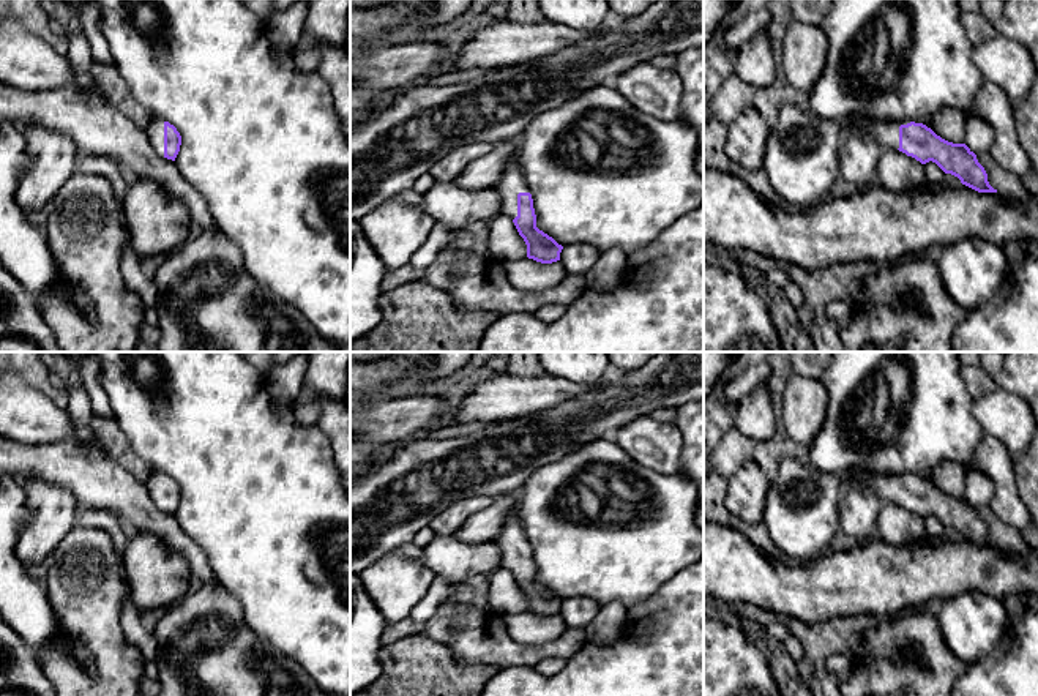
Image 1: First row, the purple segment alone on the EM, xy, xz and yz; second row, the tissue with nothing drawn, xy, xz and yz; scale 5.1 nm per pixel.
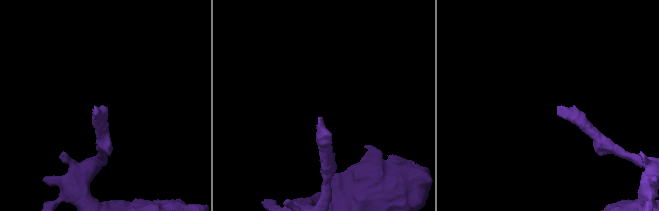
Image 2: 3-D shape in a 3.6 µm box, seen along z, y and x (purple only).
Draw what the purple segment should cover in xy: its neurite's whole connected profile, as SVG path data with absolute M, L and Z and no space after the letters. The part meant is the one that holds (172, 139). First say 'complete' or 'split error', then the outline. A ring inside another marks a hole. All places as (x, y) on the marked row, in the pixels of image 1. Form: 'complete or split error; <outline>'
split error; M153 115L150 117L145 133L148 136L153 150L159 156L175 161L180 152L181 136L174 125Z

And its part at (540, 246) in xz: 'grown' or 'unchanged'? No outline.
grown

